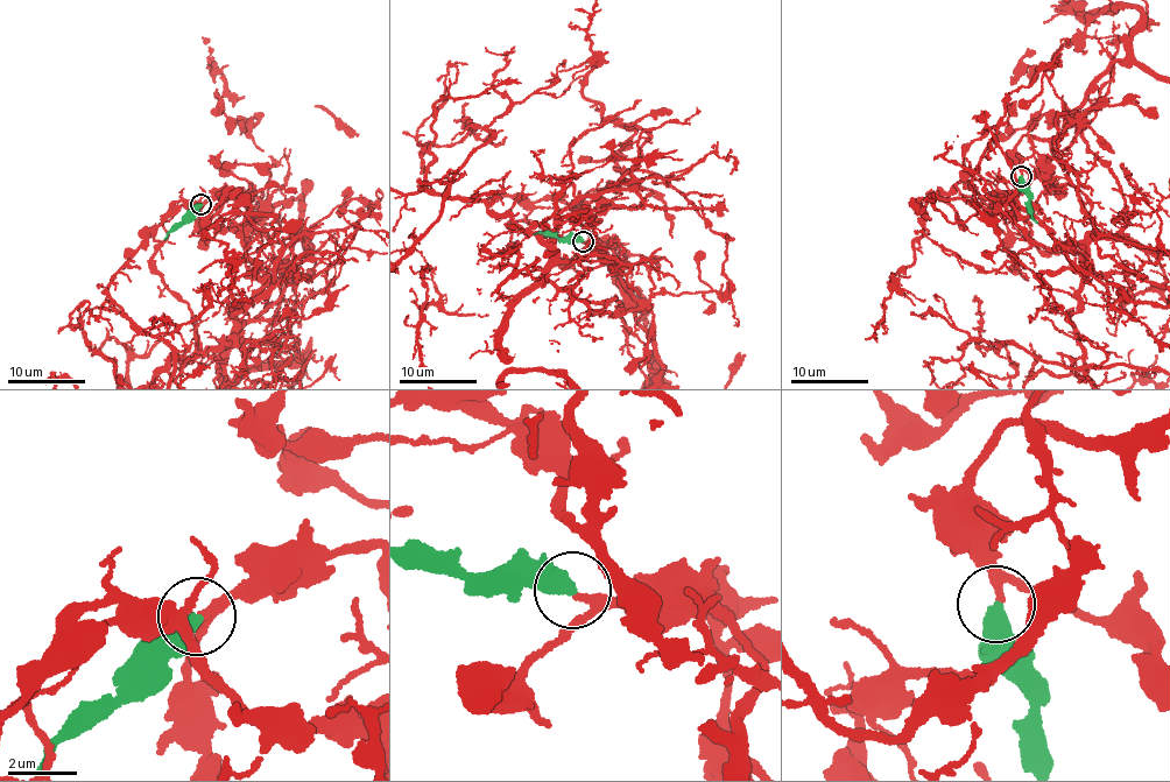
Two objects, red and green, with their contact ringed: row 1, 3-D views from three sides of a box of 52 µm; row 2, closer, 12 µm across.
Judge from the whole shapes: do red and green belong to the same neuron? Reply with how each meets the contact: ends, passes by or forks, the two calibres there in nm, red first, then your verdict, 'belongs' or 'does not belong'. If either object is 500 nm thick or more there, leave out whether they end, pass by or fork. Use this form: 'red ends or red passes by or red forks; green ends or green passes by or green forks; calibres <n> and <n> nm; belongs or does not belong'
calibres 220 and 600 nm; belongs

